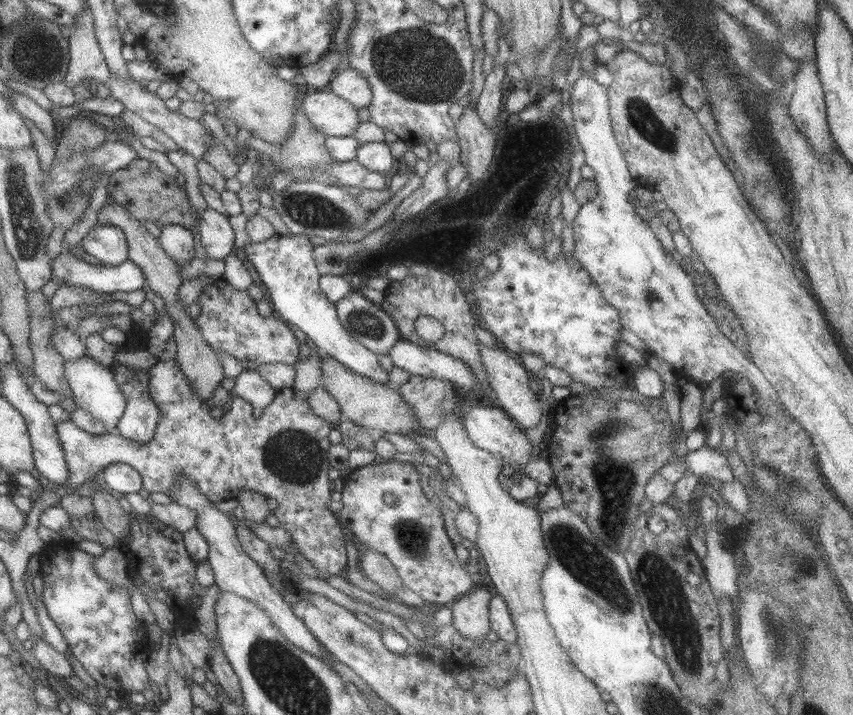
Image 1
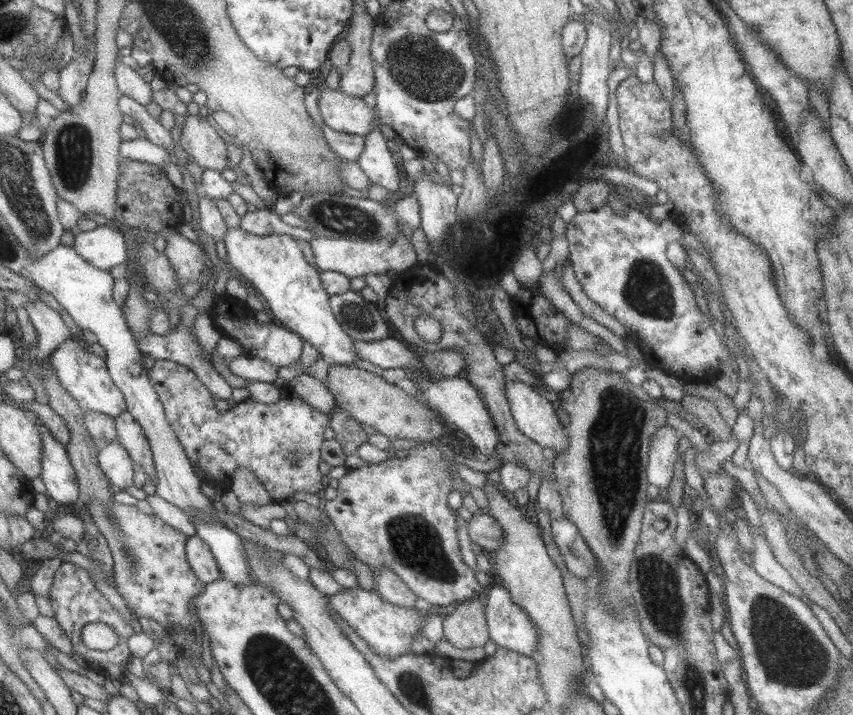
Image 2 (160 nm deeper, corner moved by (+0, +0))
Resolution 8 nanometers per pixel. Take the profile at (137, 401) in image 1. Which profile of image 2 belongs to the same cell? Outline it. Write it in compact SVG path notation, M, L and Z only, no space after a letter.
M126 410L114 416L114 421L118 443L126 448L128 457L139 468L143 468L147 480L153 478L156 480L156 468L152 459L152 452L141 427Z

